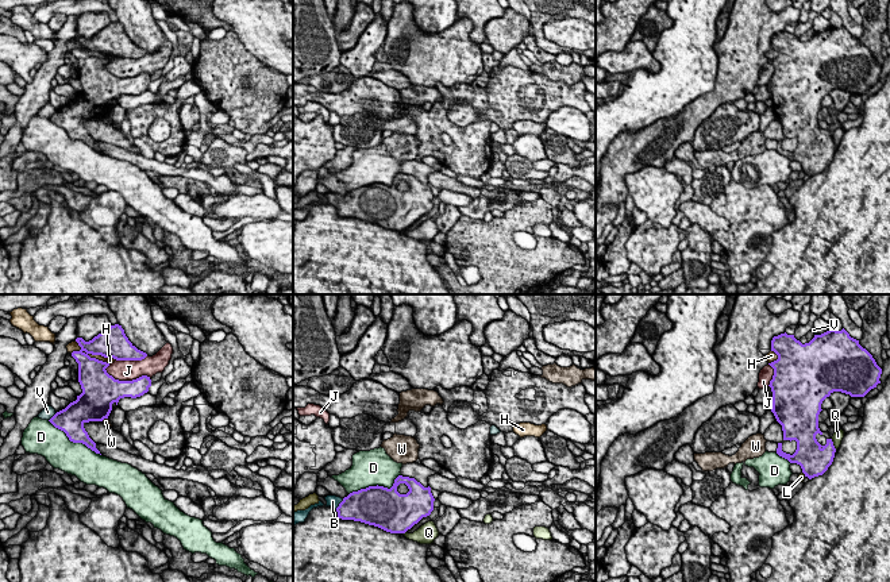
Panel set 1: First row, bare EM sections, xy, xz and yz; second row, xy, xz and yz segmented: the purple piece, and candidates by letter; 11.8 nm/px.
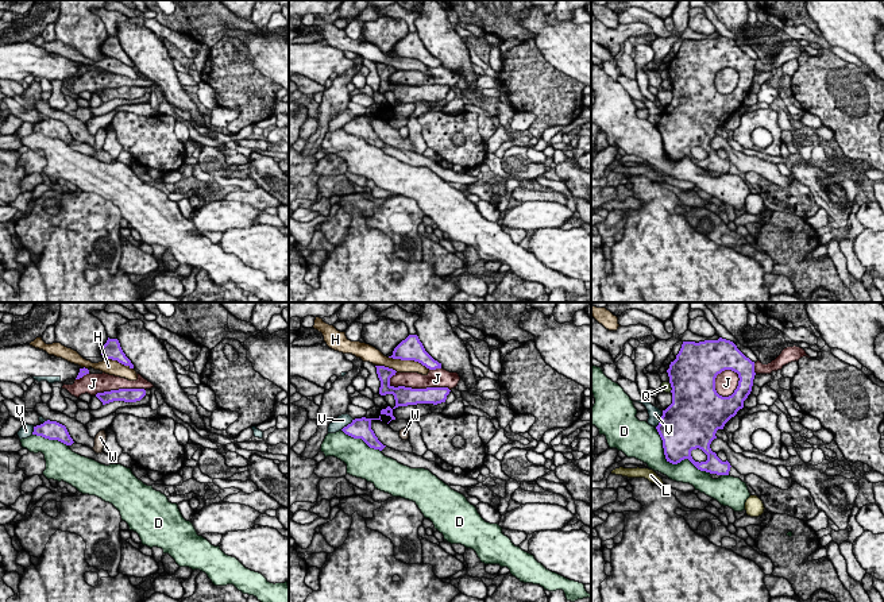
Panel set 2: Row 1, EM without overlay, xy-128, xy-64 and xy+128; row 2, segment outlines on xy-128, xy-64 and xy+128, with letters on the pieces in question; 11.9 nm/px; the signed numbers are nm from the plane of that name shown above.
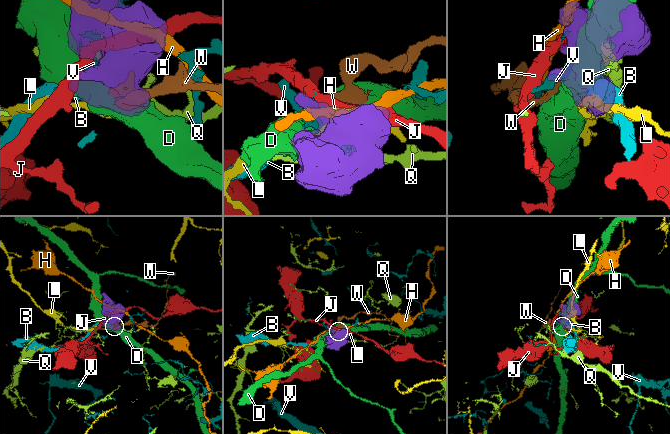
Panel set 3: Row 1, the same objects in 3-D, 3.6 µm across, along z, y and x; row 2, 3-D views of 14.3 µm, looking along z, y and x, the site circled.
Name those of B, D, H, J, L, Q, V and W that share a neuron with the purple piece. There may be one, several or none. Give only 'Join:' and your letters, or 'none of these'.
Join: B

